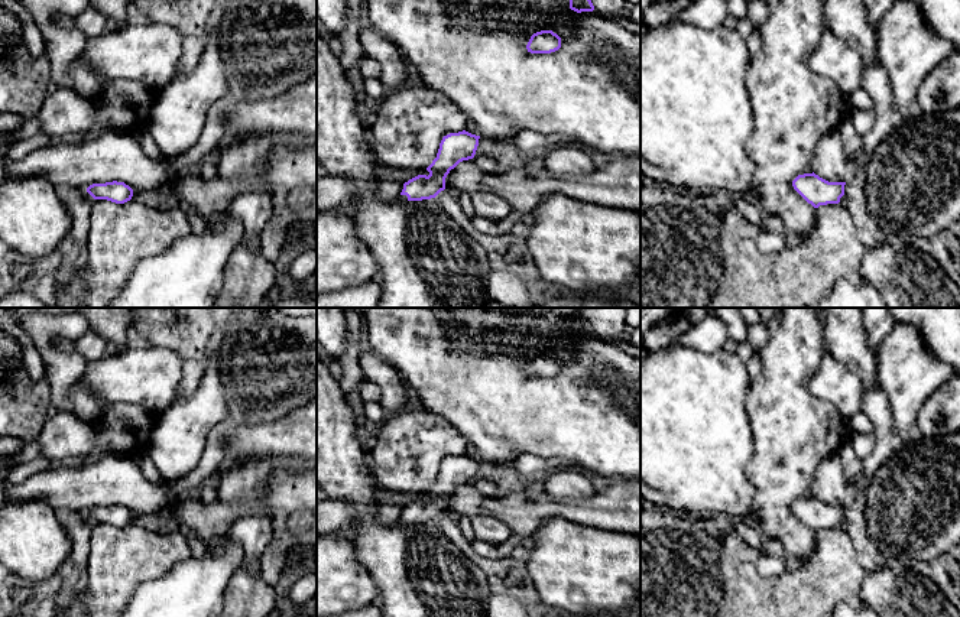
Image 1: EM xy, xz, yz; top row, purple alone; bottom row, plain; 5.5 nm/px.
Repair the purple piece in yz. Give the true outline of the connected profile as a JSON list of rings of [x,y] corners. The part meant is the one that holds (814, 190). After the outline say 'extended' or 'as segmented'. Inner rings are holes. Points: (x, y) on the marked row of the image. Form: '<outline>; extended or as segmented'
[[[804,173],[792,181],[794,189],[814,208],[839,204],[844,195],[846,182],[828,182],[818,175]]]; as segmented

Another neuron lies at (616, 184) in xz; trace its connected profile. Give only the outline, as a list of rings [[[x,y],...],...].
[[[613,156],[606,165],[597,166],[587,175],[554,175],[547,169],[529,171],[528,168],[503,168],[496,173],[480,171],[473,159],[460,162],[445,178],[445,189],[474,194],[489,191],[505,198],[513,211],[523,215],[533,211],[545,197],[561,194],[568,198],[640,212],[640,158]]]

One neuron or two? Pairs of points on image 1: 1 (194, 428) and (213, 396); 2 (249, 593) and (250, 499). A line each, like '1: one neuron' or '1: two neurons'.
1: one neuron
2: one neuron

